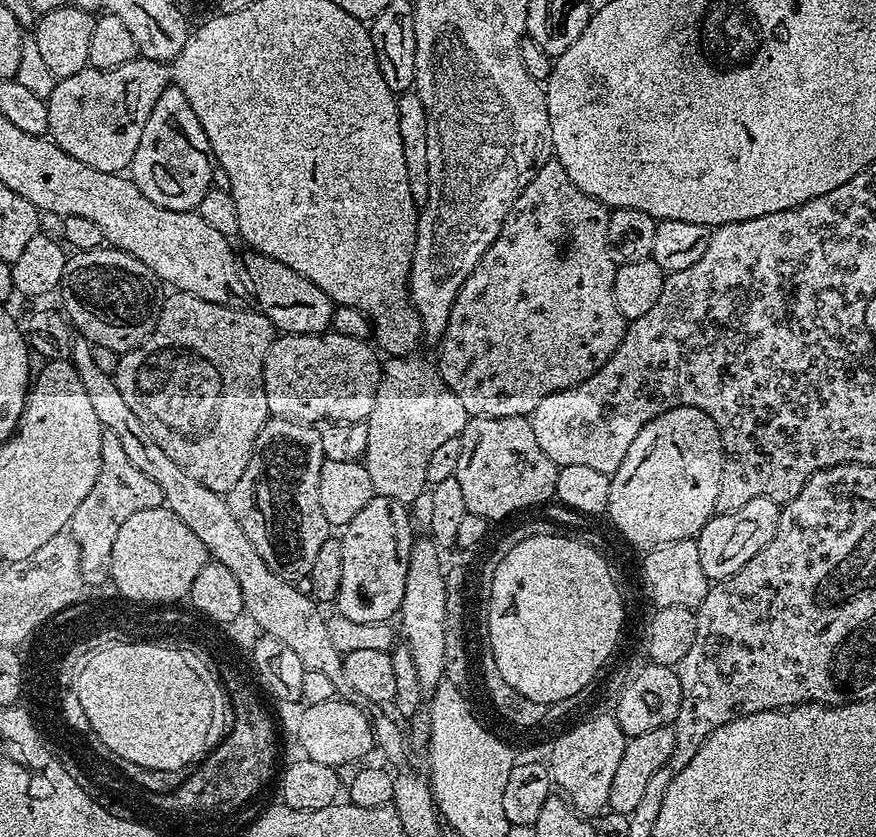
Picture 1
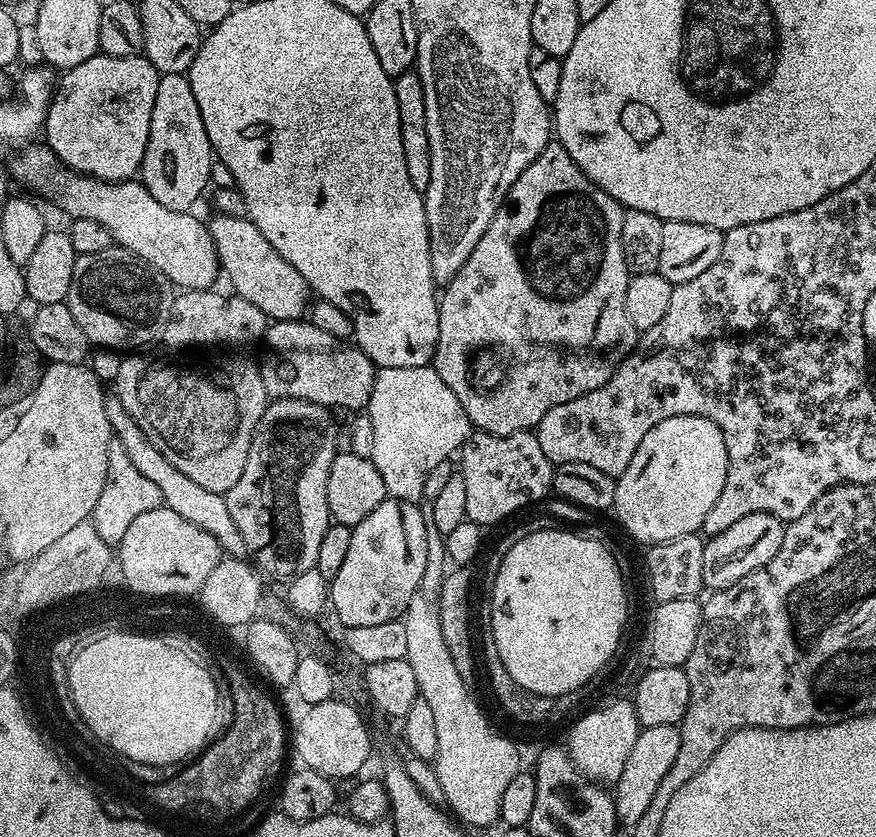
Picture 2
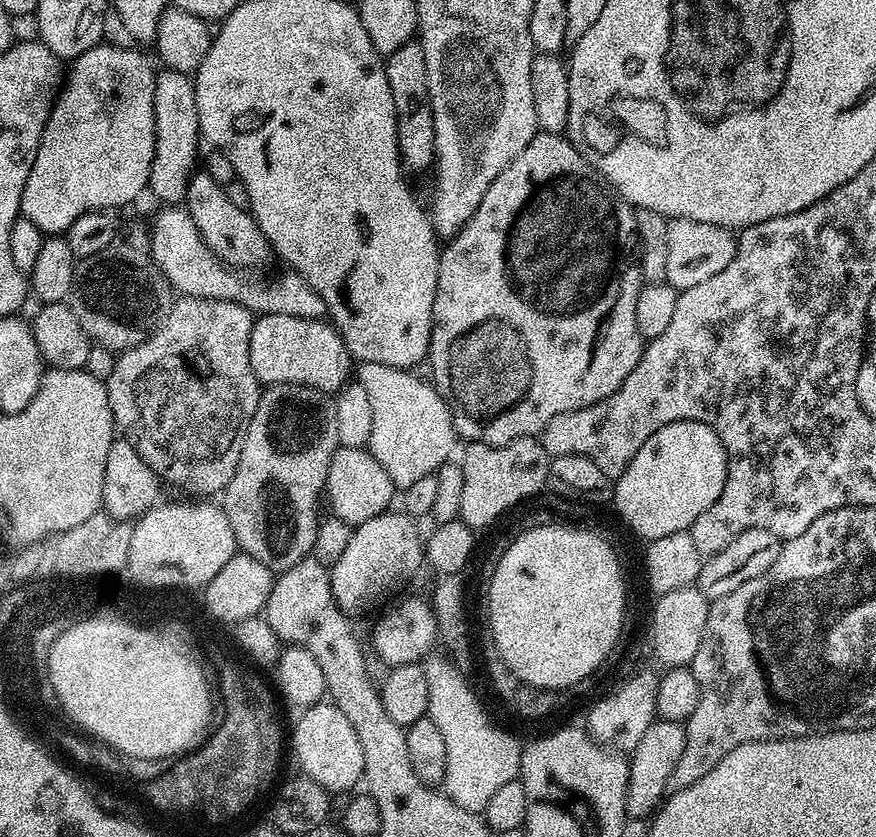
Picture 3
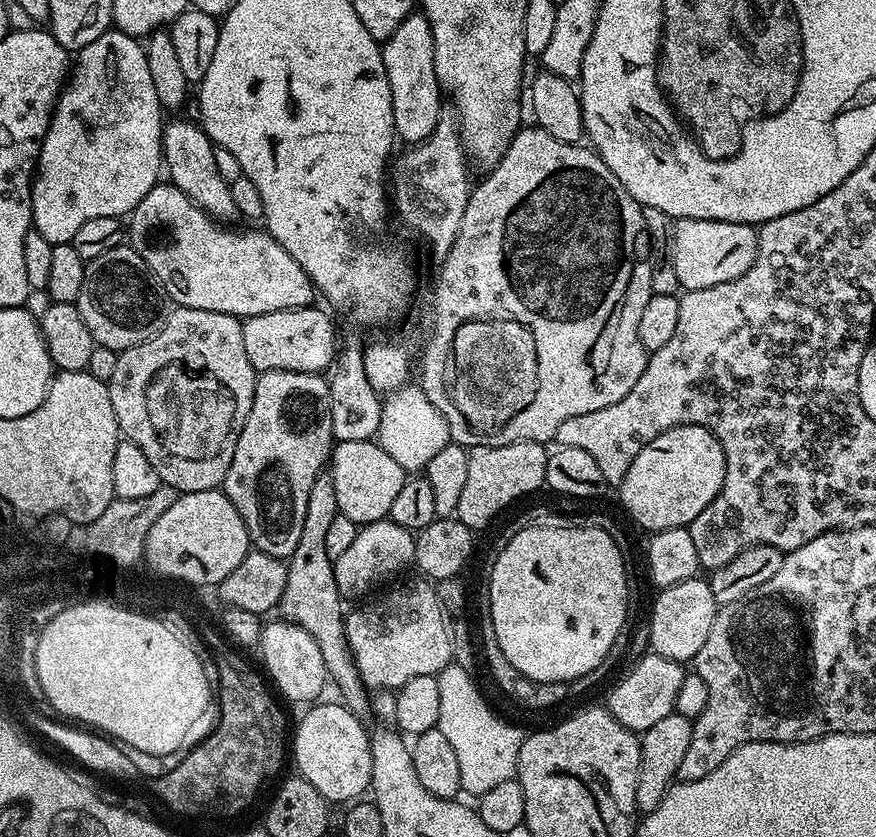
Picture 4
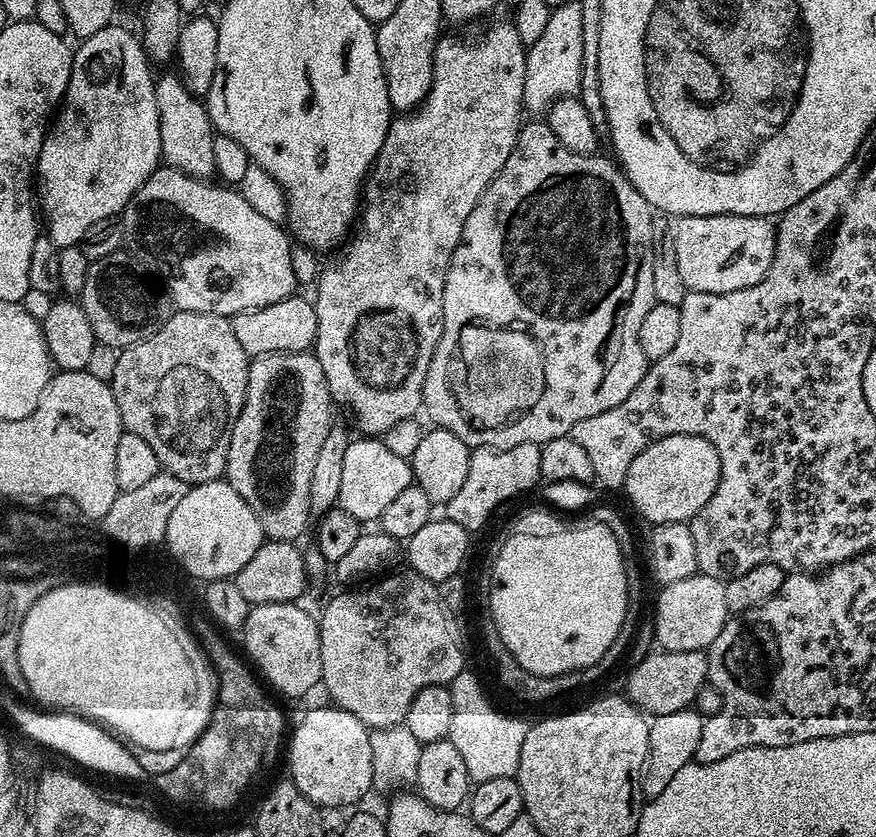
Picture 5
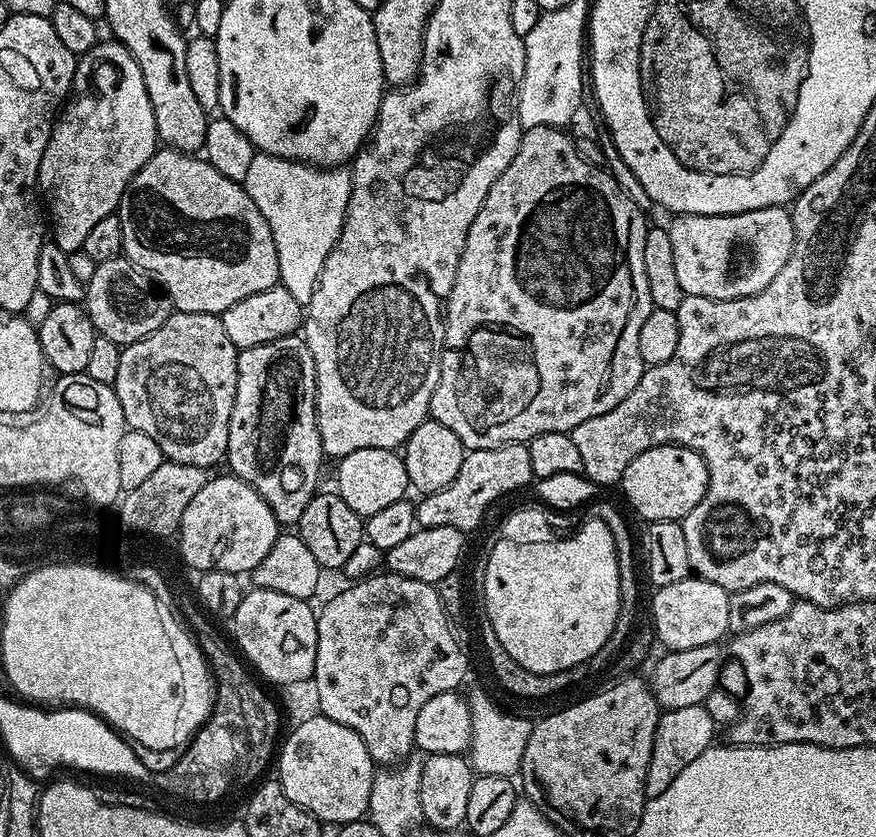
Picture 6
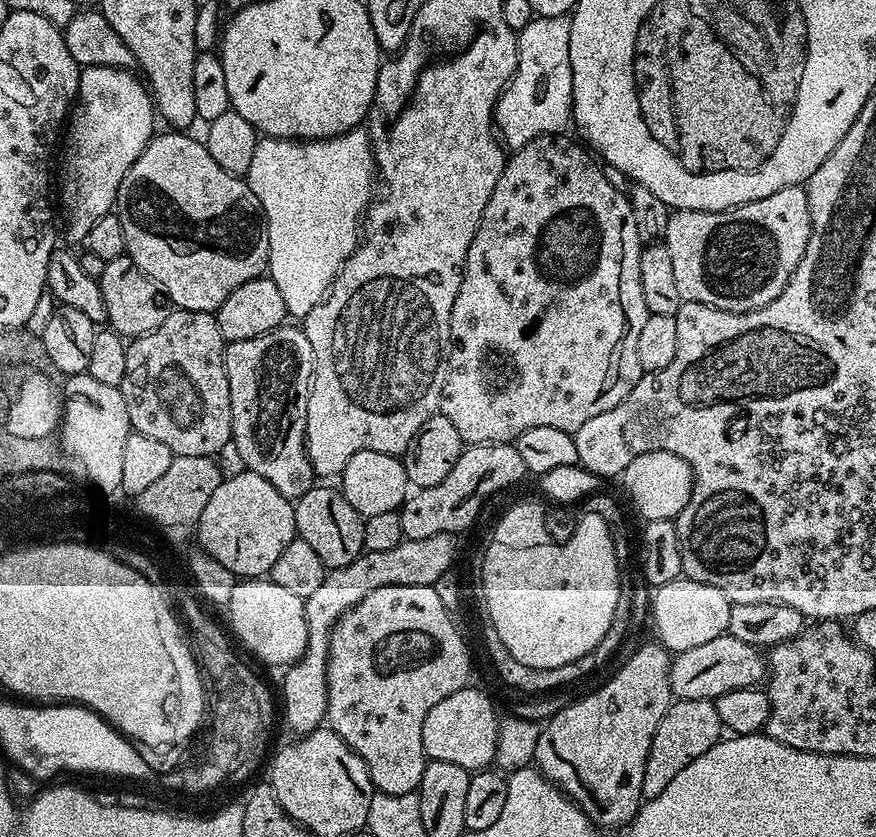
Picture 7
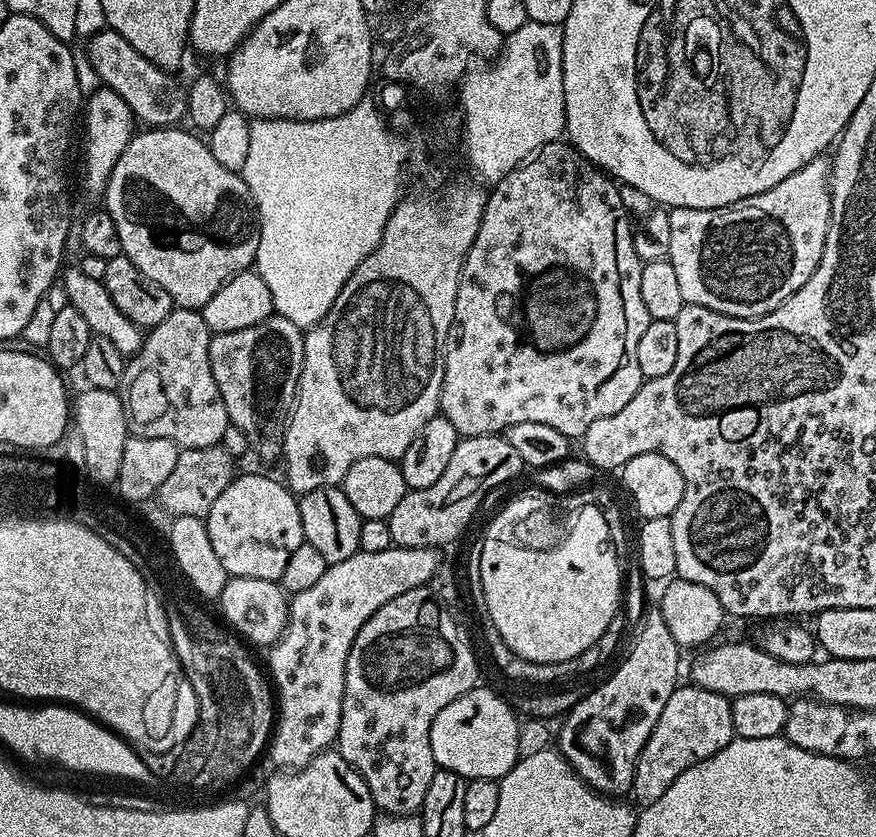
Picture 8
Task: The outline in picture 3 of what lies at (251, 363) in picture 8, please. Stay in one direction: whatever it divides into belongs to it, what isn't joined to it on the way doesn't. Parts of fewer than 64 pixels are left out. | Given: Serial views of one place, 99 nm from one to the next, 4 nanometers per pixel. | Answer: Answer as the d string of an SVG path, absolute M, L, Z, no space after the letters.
M274 384L265 387L261 391L260 401L254 410L254 418L250 418L250 426L246 430L246 438L242 442L242 458L238 458L238 470L234 470L234 478L230 478L230 482L222 493L224 513L230 522L230 530L234 530L236 547L243 555L250 558L258 558L258 562L262 562L262 566L266 566L274 574L286 572L292 566L297 566L298 562L302 562L303 559L310 556L312 547L314 546L316 531L322 519L320 504L322 508L322 497L326 492L326 478L330 470L330 462L332 461L332 455L335 454L337 448L341 447L341 444L342 442L338 438L336 401L329 393L319 392L317 388L302 386L301 384Z

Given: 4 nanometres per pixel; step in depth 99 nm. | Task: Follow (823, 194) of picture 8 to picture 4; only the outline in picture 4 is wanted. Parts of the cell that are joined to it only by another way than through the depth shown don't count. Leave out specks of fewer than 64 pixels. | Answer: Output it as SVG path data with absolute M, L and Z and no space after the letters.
M680 218L675 221L672 230L672 261L681 289L693 292L706 290L710 286L722 286L722 282L730 282L746 274L746 270L750 270L756 261L757 254L758 232L753 225L698 218Z

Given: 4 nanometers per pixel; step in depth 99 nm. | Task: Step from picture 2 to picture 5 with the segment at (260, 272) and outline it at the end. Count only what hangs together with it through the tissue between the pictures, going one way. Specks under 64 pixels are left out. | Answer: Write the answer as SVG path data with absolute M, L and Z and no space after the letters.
M179 75L157 79L154 91L156 94L154 113L156 112L156 124L160 127L160 152L164 155L163 163L167 167L178 169L187 176L211 181L217 175L214 164L214 140L217 133L212 127L212 120L208 116L205 101L199 96L194 96Z

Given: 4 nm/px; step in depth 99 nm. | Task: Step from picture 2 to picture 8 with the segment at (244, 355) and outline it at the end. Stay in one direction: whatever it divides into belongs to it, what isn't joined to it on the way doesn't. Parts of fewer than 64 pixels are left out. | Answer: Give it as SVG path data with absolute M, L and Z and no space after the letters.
M179 306L158 326L147 329L142 346L124 365L122 399L131 435L166 438L181 449L205 448L223 441L230 425L210 370L213 335L199 310Z

